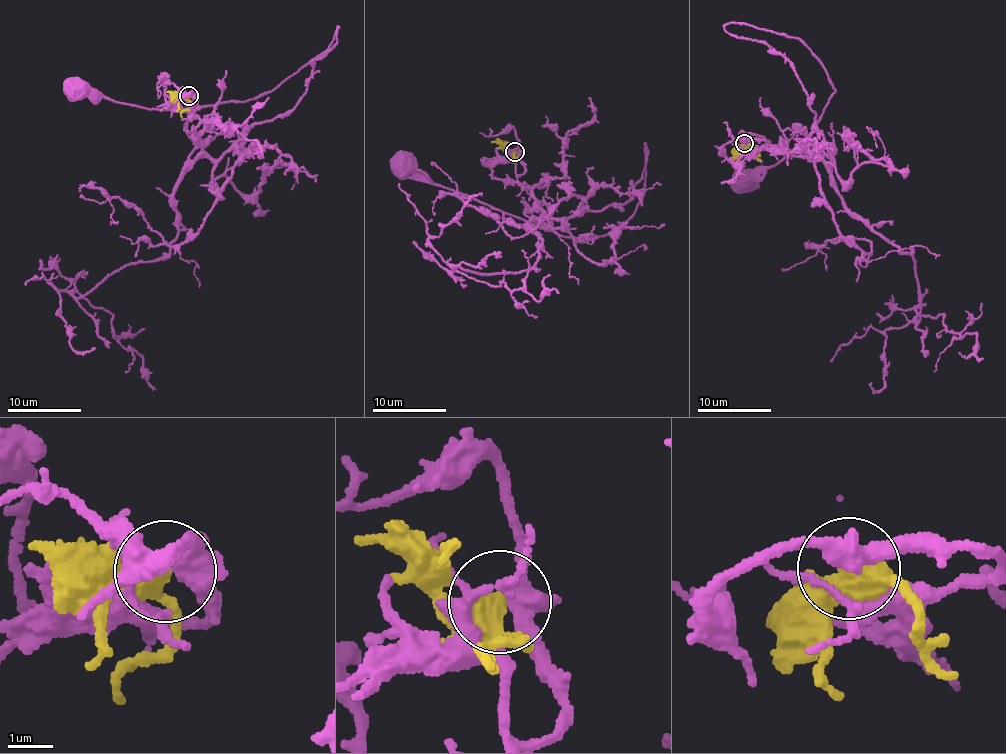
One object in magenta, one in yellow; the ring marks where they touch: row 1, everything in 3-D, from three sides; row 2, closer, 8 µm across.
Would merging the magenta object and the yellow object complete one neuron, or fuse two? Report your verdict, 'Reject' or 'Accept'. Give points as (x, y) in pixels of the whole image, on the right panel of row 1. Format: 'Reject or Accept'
Reject

